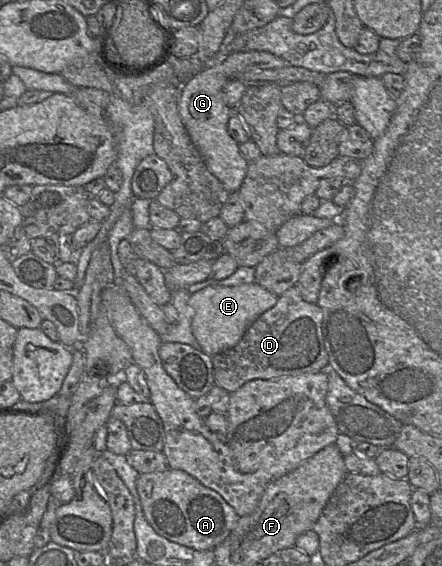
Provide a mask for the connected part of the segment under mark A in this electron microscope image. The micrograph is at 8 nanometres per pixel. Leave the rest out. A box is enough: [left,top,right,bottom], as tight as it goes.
[136,468,239,550]

